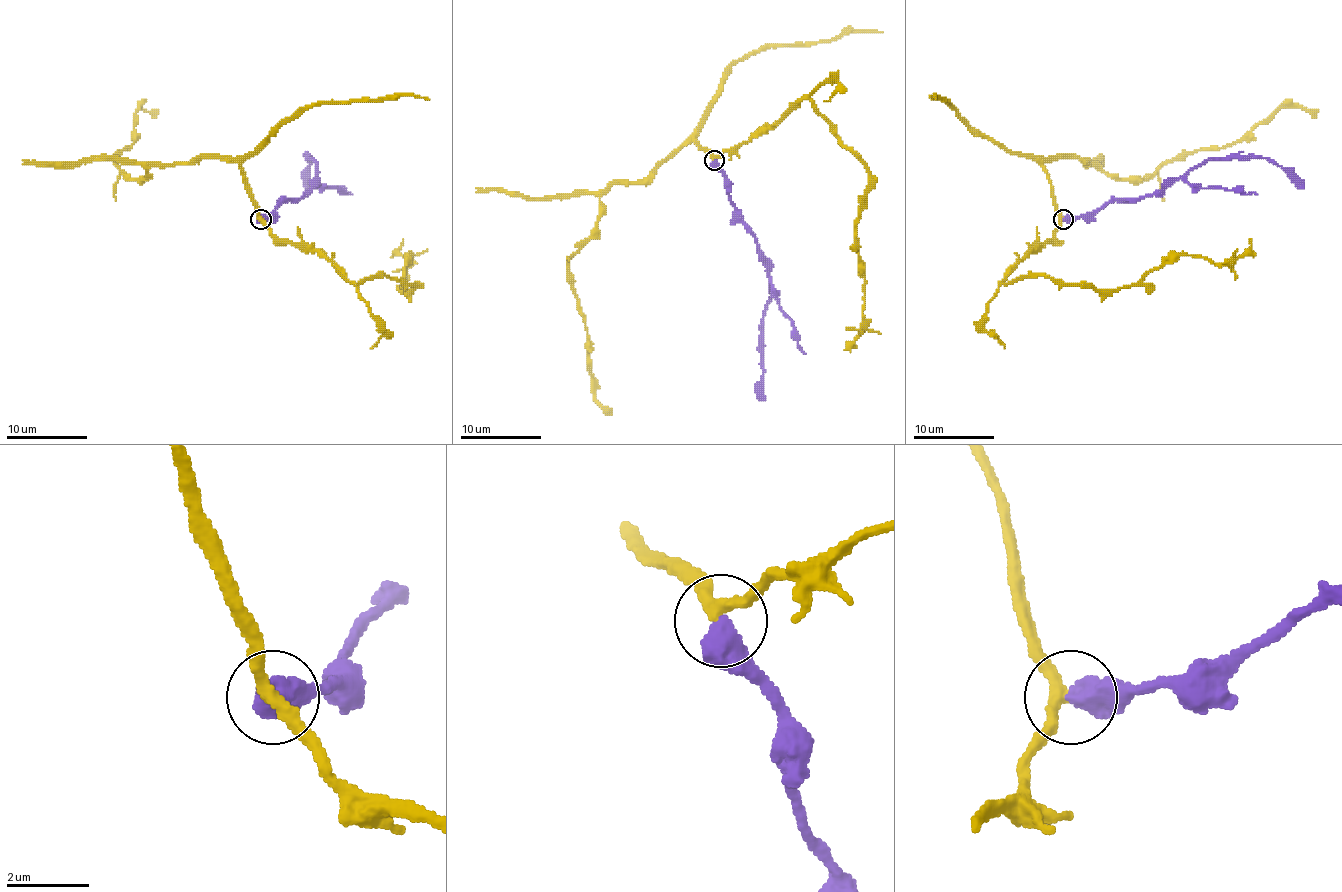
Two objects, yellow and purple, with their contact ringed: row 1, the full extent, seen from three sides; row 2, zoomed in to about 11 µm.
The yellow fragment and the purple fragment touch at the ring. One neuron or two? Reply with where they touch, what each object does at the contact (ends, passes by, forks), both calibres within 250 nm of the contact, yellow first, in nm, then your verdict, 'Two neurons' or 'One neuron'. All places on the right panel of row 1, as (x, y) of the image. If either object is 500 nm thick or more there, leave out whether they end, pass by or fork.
Place: (1063, 219). Thickness 280 nm (yellow) against 650 nm. One neuron

